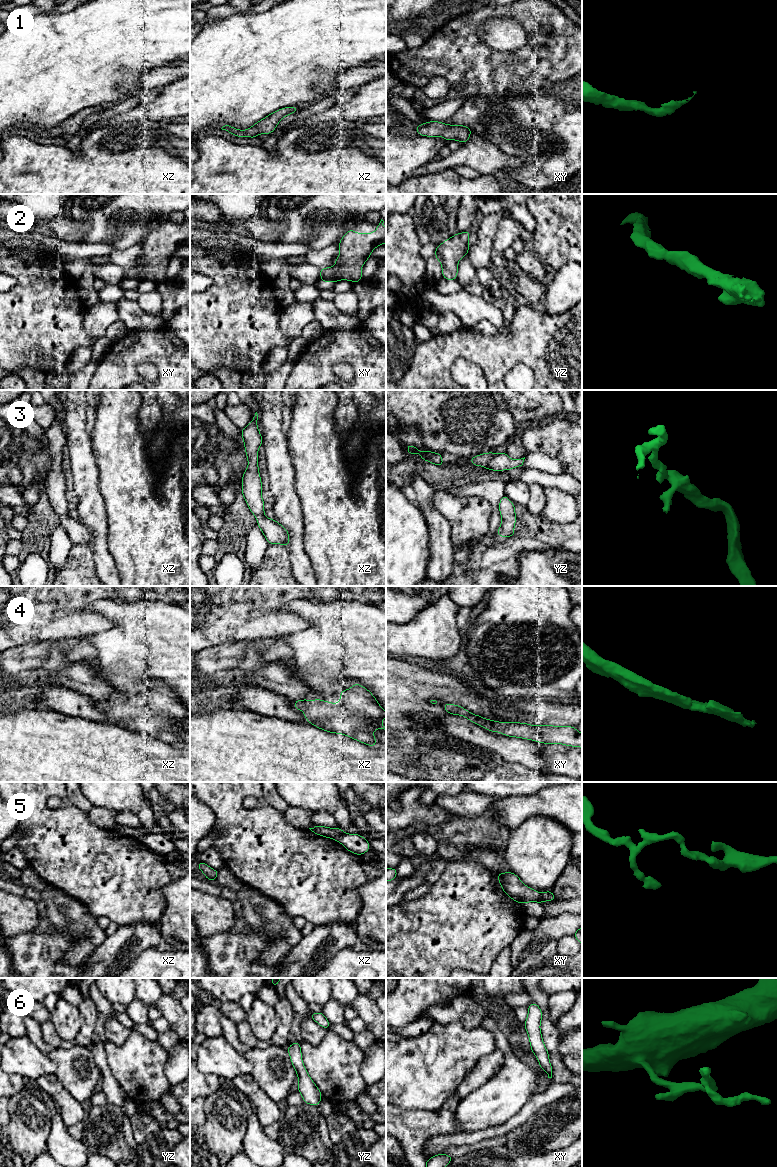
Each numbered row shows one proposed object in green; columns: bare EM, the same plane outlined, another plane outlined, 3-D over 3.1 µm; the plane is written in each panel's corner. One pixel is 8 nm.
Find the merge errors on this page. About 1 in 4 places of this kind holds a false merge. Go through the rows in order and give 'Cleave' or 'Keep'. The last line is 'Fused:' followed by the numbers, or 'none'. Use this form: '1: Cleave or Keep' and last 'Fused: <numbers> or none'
1: Keep
2: Keep
3: Keep
4: Keep
5: Cleave
6: Keep
Fused: 5

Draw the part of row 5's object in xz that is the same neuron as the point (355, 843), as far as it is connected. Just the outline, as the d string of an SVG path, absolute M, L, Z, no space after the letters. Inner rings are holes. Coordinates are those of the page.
M344 833L339 842L349 851L355 855L363 855L370 849L368 840L359 834Z

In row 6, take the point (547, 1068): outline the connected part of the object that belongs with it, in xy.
M532 1002L527 1008L528 1016L524 1026L529 1035L531 1051L535 1054L540 1068L548 1074L548 1078L552 1078L553 1068L550 1064L549 1054L544 1045L540 1030L542 1010L535 1002Z

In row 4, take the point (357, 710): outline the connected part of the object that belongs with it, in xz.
M354 683L348 690L340 690L338 704L308 699L294 701L296 710L303 710L306 720L319 729L346 735L361 743L374 747L375 729L384 729L381 720L386 712L372 693L362 685Z

